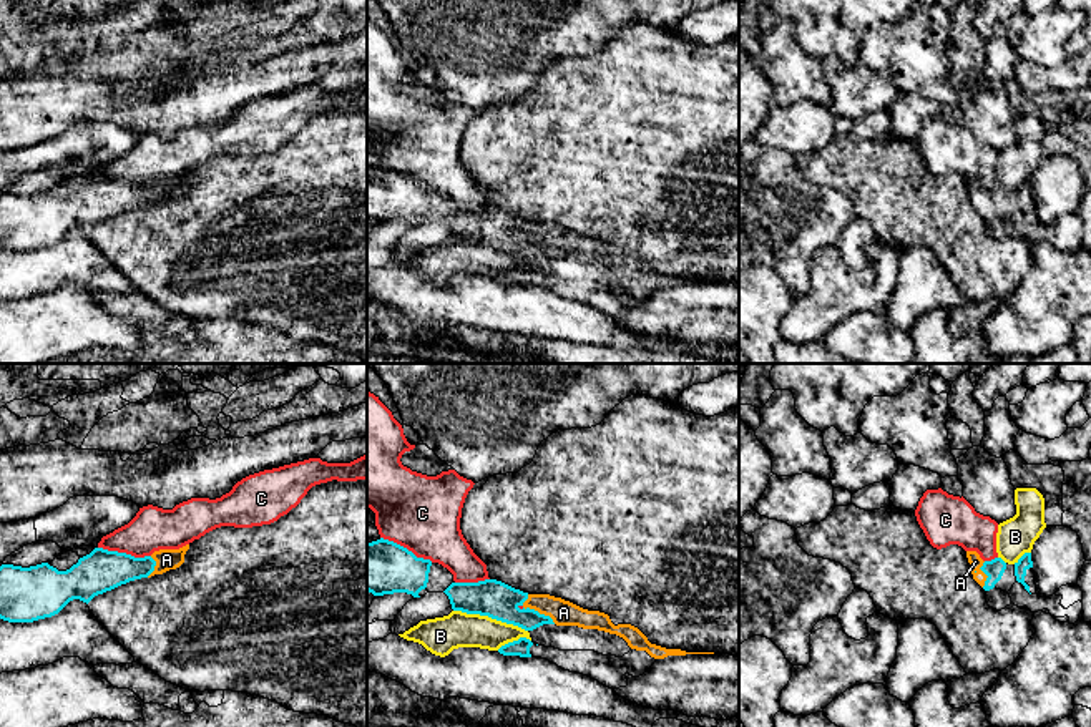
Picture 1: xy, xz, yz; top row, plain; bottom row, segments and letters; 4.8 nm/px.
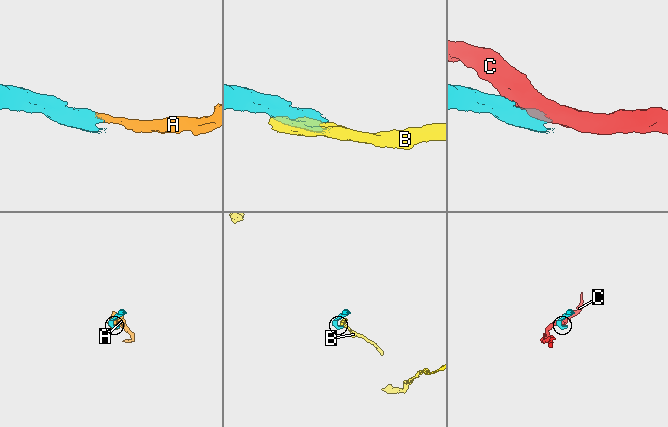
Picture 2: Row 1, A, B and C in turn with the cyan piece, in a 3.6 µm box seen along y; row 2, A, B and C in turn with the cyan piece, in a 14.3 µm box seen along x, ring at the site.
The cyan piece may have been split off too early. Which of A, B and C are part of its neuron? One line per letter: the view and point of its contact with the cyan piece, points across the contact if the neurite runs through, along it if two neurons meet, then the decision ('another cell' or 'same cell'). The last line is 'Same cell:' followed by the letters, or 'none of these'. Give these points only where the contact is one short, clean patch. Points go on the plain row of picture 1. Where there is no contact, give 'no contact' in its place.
A: meets cyan in xz at (533, 238); runs through xz (492, 226), (510, 241), (533, 238), (563, 241); same cell
B: meets cyan in xz at (490, 244); another cell
C: meets cyan in xy at (125, 181); another cell
Same cell: A

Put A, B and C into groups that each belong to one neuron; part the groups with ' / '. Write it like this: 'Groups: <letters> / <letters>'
Groups: A / B / C

